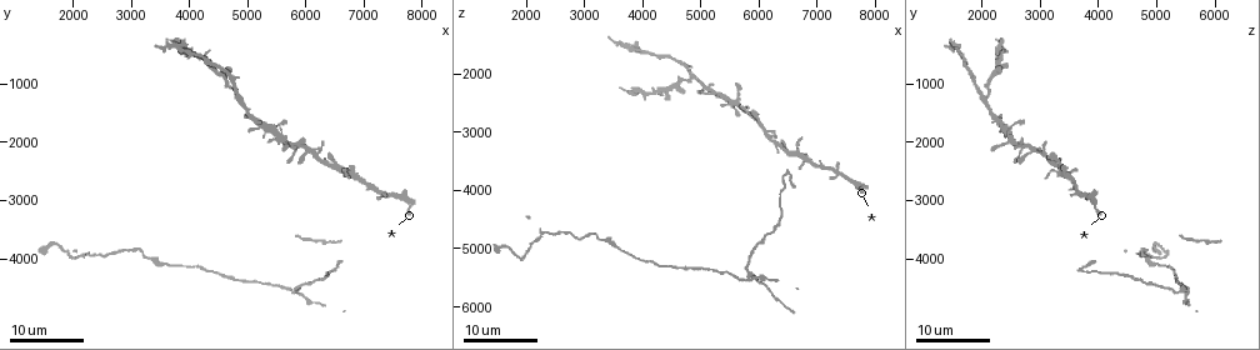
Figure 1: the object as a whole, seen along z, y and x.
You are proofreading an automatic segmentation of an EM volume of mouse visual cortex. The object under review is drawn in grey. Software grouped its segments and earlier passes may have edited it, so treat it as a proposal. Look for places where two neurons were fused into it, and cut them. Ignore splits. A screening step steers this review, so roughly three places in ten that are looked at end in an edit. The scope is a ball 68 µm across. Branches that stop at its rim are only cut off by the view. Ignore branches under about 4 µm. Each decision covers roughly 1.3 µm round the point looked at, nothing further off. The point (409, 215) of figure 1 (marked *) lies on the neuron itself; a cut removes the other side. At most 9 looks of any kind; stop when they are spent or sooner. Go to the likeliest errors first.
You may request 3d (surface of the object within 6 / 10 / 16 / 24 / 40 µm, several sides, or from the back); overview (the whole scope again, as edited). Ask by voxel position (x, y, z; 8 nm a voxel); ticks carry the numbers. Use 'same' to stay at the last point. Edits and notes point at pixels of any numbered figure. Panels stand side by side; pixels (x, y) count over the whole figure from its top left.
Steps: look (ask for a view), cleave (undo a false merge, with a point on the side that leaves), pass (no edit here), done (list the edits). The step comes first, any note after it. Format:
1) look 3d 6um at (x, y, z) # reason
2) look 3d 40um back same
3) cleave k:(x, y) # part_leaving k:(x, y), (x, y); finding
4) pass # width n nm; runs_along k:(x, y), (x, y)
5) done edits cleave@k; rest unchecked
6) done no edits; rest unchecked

look 3d 16um at (5850, 4550, 5600) # two arms in line, one across

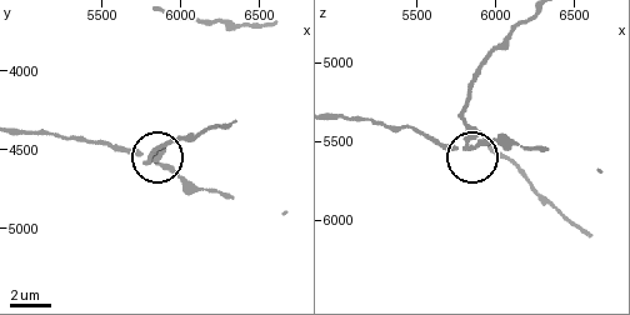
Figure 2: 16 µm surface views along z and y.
look 3d 10um same # zoom in

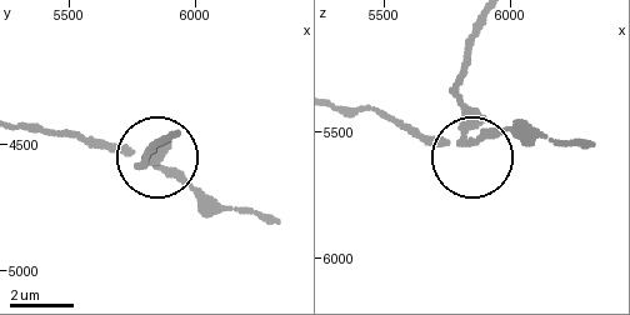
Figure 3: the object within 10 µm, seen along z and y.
cleave 3:(146, 155) # width 220 nm; part_leaving 3:(464, 128), (455, 81), (474, 25); a second neuron is stuck on

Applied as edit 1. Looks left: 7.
look overview

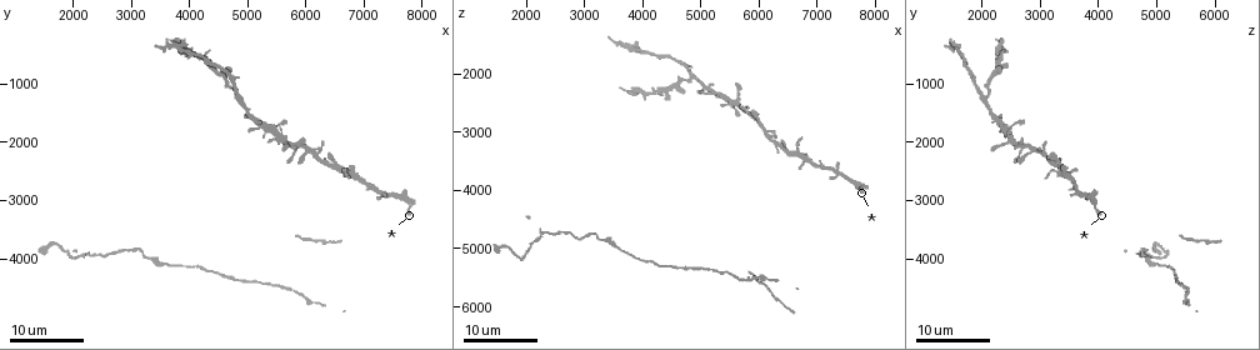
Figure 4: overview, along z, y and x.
look 3d 24um at (5000, 1500, 2250) # three-way junction

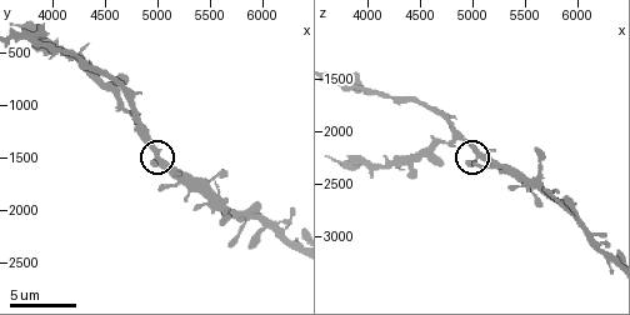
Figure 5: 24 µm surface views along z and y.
look 3d 10um at (5060, 1540, 2180) # zoom in

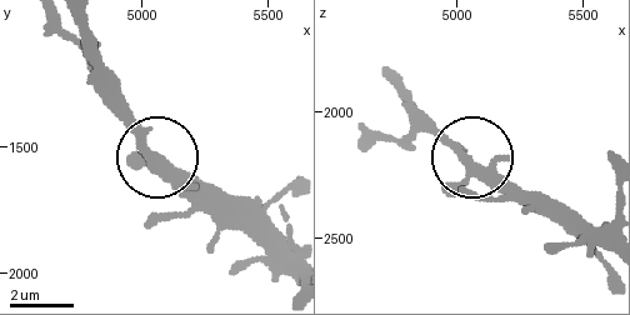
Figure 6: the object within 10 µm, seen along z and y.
pass # width 320 nm; continuous, no second neuron

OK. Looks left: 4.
look 3d 16um at (5600, 1980, 2460) # looks like a crossing

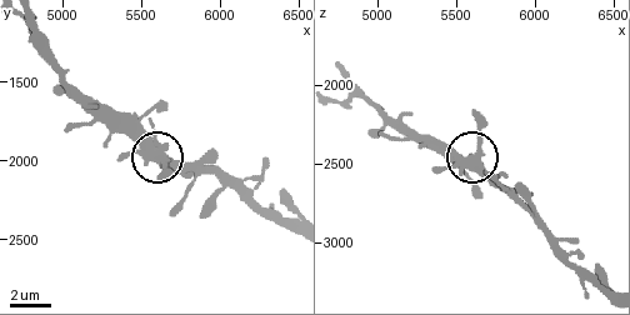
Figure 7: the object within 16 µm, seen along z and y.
look 3d 16um back at (5620, 1980, 2460)

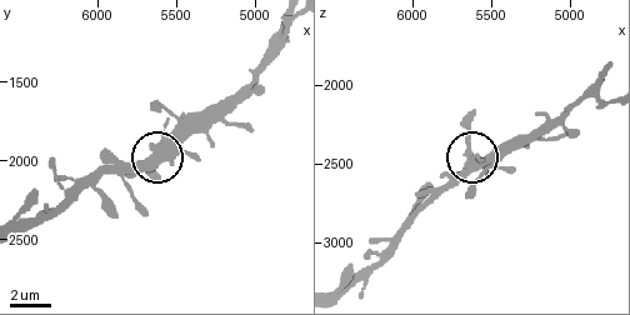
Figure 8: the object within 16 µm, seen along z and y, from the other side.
pass # arms 5; continuous, no second neuron

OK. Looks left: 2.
look 3d 24um at (3650, 350, 1500) # calibre changes

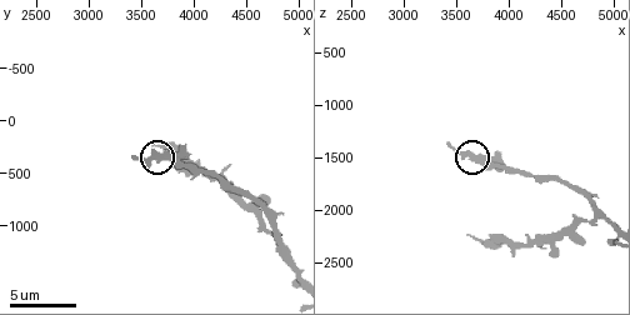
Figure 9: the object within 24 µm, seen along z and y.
look 3d 10um at (3680, 340, 1520) # closer look

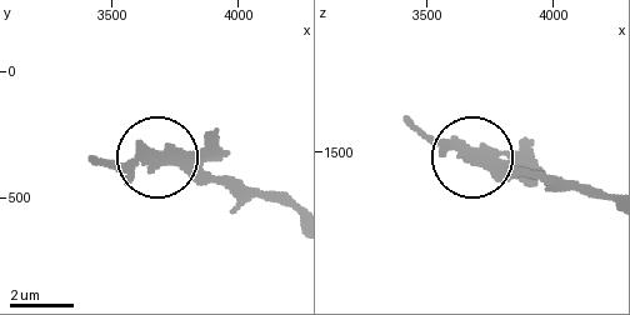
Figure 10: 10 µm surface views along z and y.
cleave 10:(149, 151) # part_leaving 10:(500, 166), (454, 156), (408, 121); a second neuron is stuck on

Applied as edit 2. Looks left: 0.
done edits cleave@3, cleave@10; rest unchecked

